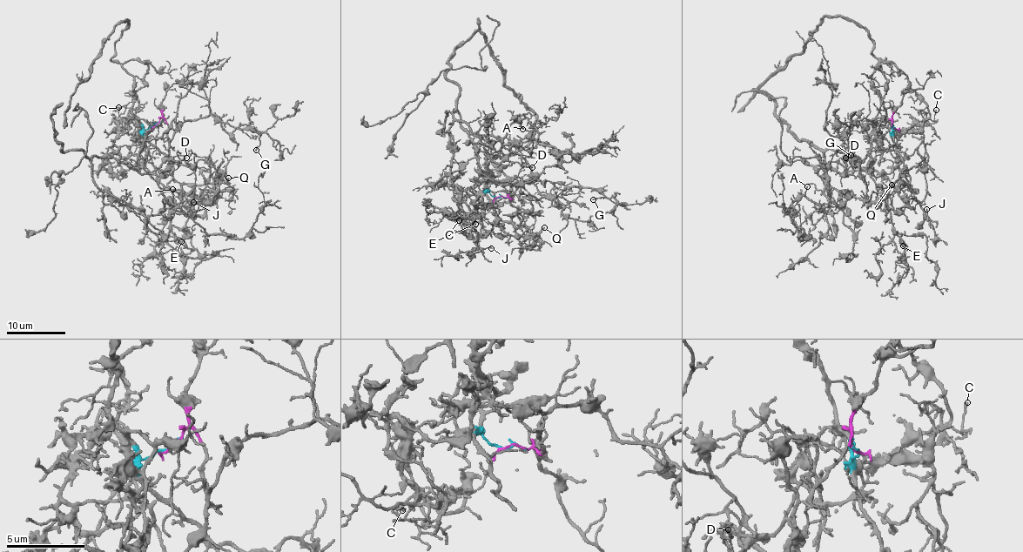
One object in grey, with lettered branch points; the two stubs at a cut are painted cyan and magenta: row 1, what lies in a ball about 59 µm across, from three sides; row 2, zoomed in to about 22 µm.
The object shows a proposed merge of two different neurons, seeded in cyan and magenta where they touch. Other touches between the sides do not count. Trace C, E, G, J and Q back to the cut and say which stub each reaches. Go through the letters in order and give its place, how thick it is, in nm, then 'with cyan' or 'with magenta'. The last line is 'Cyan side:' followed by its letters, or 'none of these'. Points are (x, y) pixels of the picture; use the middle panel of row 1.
C: (459, 220) | 140 nm | with cyan
E: (475, 224) | 100 nm | with cyan
G: (593, 199) | 130 nm | with magenta
J: (491, 248) | 120 nm | with cyan
Q: (544, 227) | 130 nm | with cyan
Cyan side: C, E, J, Q

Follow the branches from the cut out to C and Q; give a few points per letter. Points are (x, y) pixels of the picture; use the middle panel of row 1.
C: (500, 197), (489, 194), (487, 183), (479, 181), (470, 189), (467, 187), (461, 203), (464, 213), (458, 221)
Q: (500, 197), (486, 191), (496, 216), (514, 224), (525, 237), (533, 237), (544, 227)

